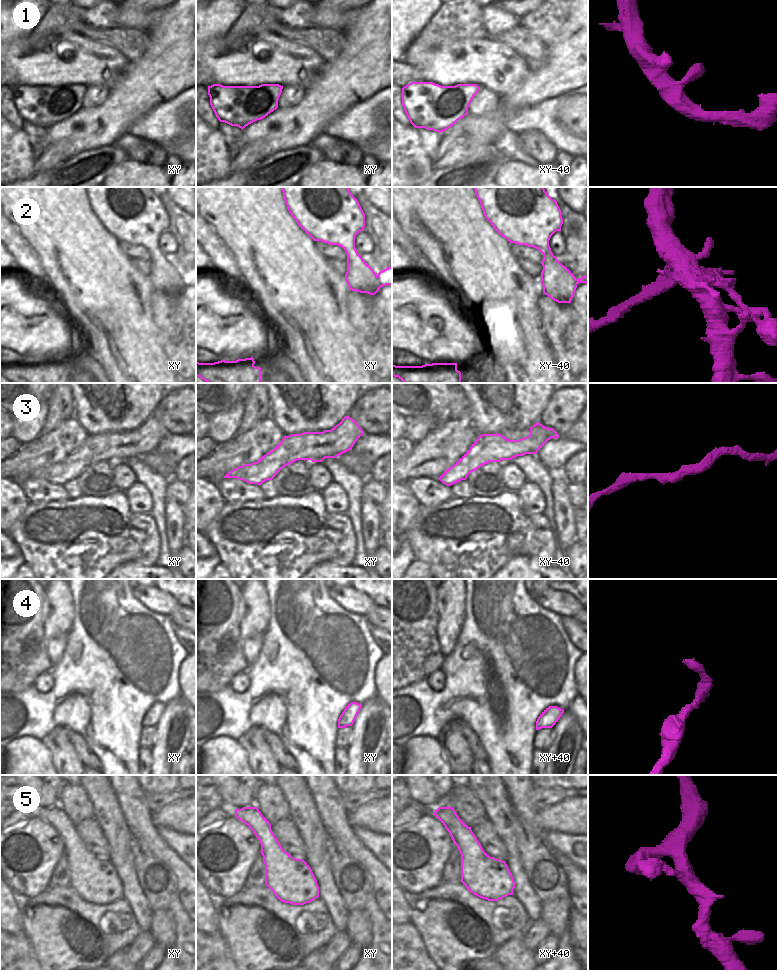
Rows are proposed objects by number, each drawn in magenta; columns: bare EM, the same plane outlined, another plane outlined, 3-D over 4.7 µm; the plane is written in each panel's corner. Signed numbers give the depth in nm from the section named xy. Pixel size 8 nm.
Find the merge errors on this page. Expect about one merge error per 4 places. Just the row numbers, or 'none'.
2

